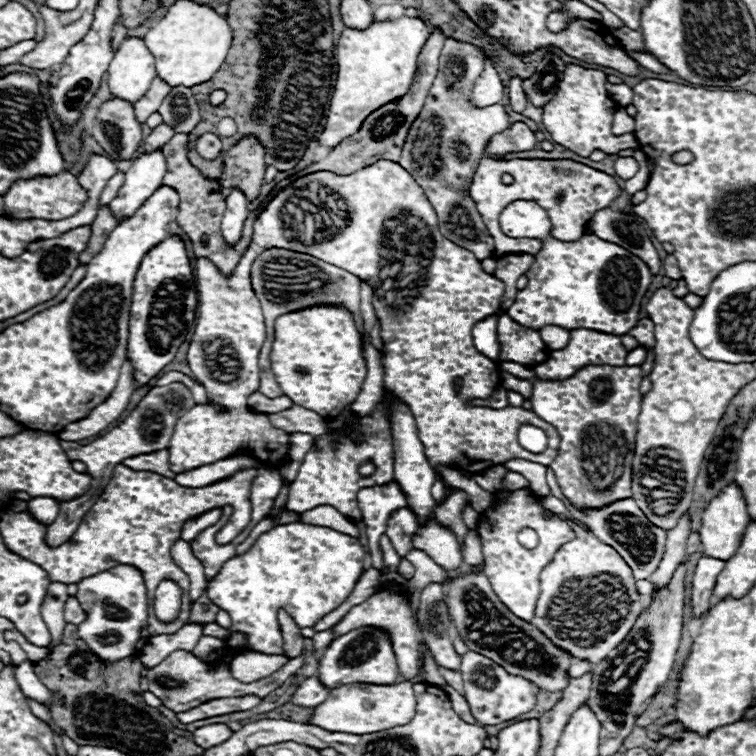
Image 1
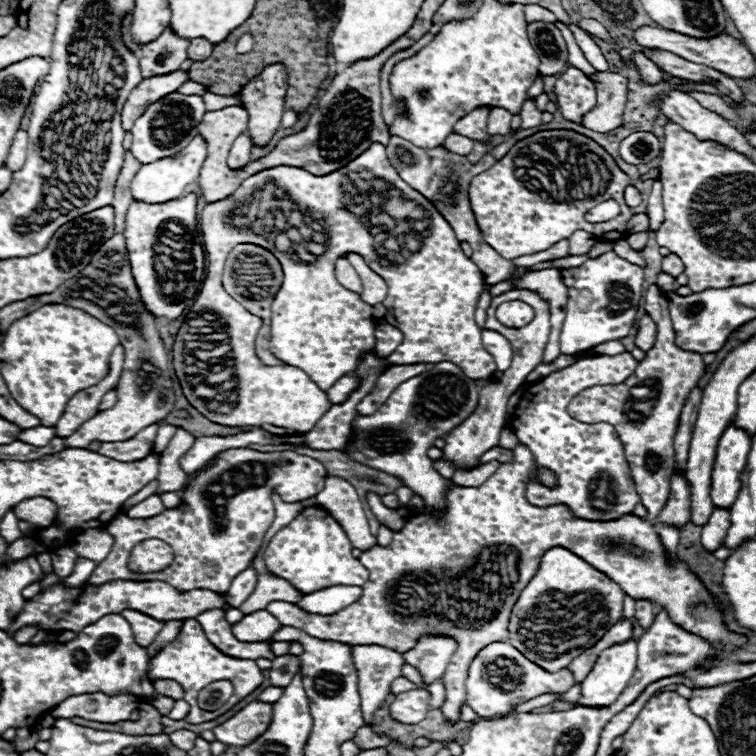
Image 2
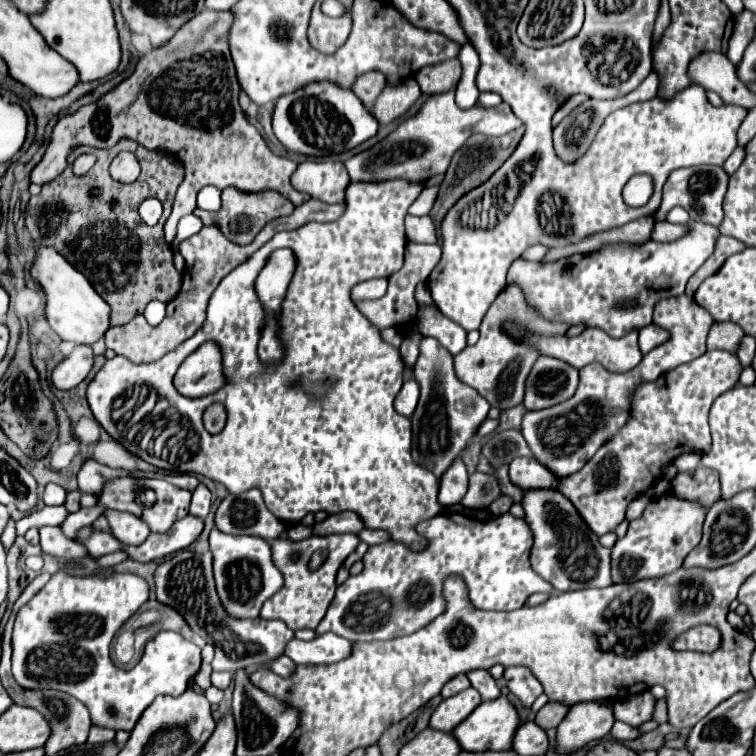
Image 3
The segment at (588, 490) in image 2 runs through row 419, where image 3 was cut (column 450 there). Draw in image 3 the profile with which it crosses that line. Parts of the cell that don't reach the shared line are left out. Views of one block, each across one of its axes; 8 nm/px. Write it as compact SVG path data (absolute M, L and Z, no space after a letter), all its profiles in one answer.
M510 512L488 518L486 522L476 518L466 518L464 514L438 514L426 522L422 522L422 530L418 532L426 540L426 548L412 550L400 542L384 542L370 546L364 554L364 570L356 576L350 576L344 584L338 586L336 596L316 628L316 636L326 632L340 634L350 642L372 642L372 640L392 640L400 636L414 634L428 622L432 622L440 612L444 612L444 596L442 582L448 574L458 574L466 580L470 590L470 600L476 608L484 610L516 610L524 606L526 598L536 592L552 594L554 588L544 578L540 578L528 562L532 548L532 532L522 518L512 516Z

